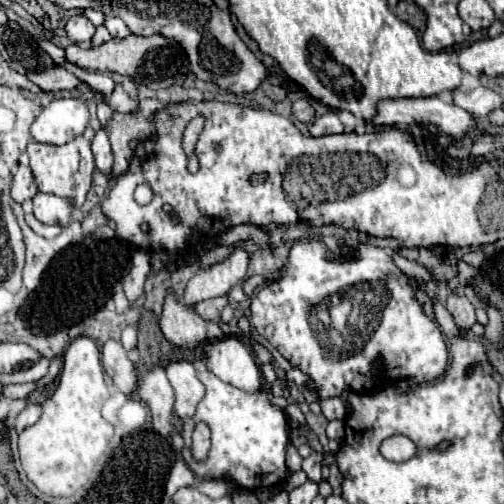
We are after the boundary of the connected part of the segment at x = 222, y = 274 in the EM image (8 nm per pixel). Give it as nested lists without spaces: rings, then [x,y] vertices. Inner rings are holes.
[[[236,248],[222,262],[216,262],[210,268],[200,268],[186,284],[184,302],[198,304],[202,300],[228,294],[236,284],[246,278],[248,262],[250,254],[244,248]]]

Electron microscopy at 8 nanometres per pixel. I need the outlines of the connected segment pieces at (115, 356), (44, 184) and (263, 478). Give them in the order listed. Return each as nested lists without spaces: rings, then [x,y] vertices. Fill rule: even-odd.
[[[106,340],[102,346],[102,366],[104,372],[112,378],[118,390],[130,394],[138,386],[138,376],[134,364],[128,360],[126,350],[118,340]]]
[[[76,136],[72,142],[66,142],[62,146],[30,142],[28,154],[30,154],[30,168],[34,172],[34,178],[36,178],[40,192],[70,198],[70,200],[74,200],[76,208],[80,208],[84,204],[86,192],[90,190],[92,176],[94,176],[94,170],[96,170],[90,142],[84,136]]]
[[[198,370],[198,380],[206,386],[206,394],[196,408],[196,414],[190,418],[182,418],[182,458],[188,468],[200,478],[226,478],[236,482],[244,490],[254,490],[256,486],[266,488],[270,480],[274,486],[286,482],[292,472],[286,466],[286,446],[290,442],[290,430],[286,414],[272,404],[272,392],[244,392],[234,388],[232,384],[222,382],[208,370]],[[198,422],[206,422],[212,430],[212,448],[210,456],[204,464],[198,464],[192,458],[192,430]]]

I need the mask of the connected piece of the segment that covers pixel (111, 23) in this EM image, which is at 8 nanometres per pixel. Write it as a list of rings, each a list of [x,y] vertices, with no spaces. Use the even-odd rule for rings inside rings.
[[[106,16],[104,26],[106,26],[108,32],[110,32],[112,36],[116,36],[116,38],[124,38],[124,36],[130,34],[130,30],[126,28],[126,24],[124,24],[118,16]]]

